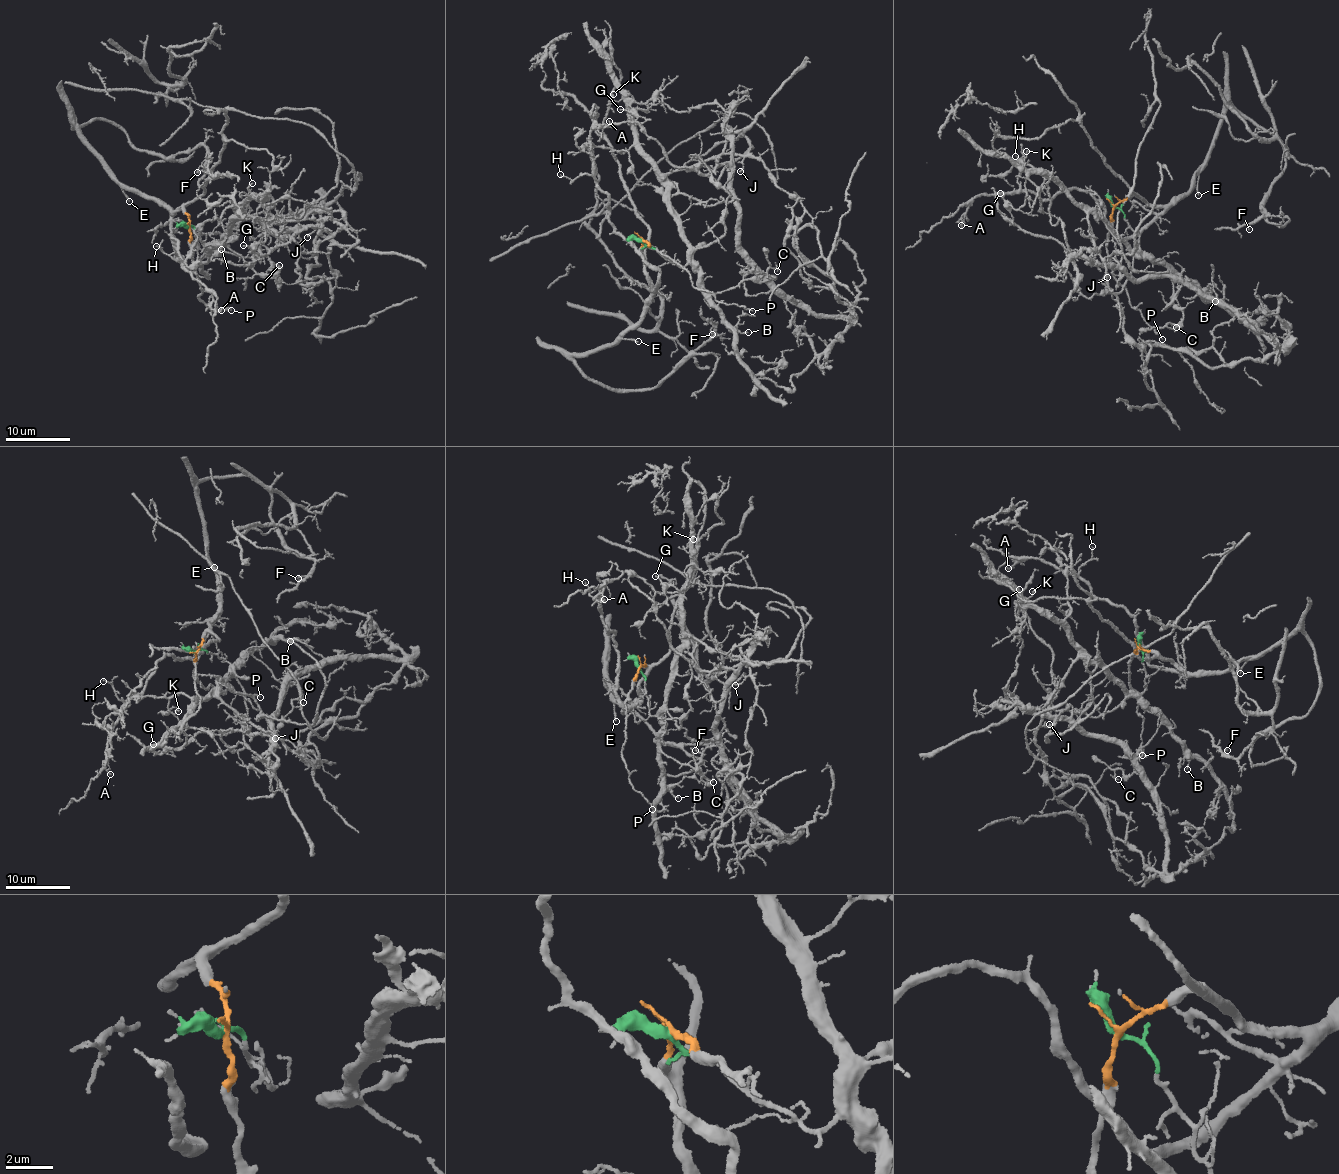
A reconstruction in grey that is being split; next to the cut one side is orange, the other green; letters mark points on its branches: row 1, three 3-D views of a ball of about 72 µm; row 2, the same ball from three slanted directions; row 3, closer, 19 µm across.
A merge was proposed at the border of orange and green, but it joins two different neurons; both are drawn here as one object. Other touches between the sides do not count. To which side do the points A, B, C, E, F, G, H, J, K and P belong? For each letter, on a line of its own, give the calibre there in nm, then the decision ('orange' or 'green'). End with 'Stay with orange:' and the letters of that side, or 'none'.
A: calibre 120 nm; orange
B: calibre 160 nm; green
C: calibre 90 nm; green
E: calibre 170 nm; orange
F: calibre 110 nm; orange
G: calibre 130 nm; green
H: calibre 100 nm; orange
J: calibre 130 nm; green
K: calibre 130 nm; green
P: calibre 100 nm; orange
Stay with orange: A, E, F, H, P

